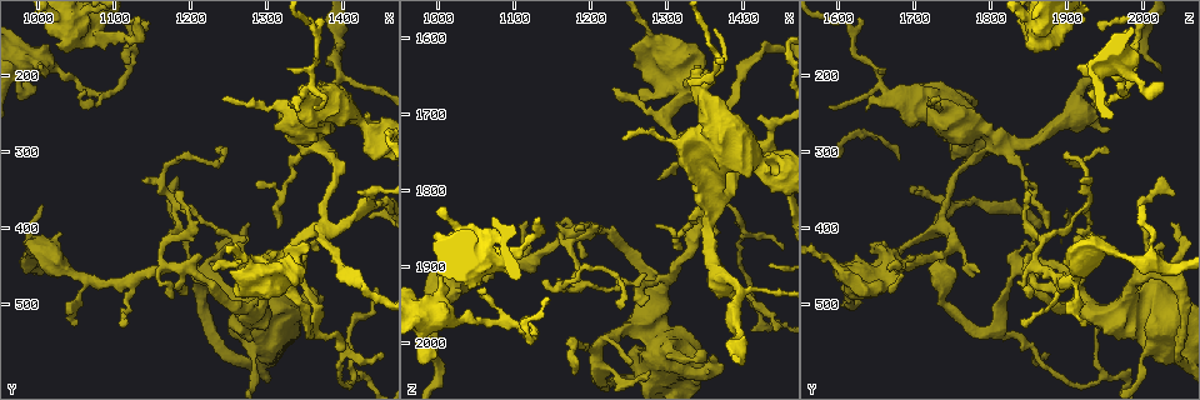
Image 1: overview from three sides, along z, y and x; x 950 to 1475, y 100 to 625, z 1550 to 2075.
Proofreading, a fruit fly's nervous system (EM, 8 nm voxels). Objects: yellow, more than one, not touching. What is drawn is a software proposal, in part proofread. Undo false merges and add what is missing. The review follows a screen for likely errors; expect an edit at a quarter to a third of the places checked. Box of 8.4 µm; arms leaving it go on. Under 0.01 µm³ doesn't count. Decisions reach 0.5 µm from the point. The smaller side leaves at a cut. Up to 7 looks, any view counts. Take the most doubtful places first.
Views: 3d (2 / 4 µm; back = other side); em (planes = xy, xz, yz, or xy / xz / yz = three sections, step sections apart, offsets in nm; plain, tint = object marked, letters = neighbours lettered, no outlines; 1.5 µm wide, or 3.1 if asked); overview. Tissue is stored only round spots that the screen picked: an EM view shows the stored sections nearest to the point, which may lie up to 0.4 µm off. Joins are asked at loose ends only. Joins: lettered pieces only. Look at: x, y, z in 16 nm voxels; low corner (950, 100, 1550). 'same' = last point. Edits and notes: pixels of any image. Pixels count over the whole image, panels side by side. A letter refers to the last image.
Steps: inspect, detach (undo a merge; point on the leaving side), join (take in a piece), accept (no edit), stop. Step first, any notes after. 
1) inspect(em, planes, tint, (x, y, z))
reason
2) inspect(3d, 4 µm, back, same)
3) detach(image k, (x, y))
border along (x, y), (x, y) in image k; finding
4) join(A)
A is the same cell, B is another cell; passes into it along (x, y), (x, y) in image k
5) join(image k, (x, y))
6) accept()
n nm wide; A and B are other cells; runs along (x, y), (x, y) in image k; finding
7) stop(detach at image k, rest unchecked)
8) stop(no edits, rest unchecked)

inspect(em, planes, plain, (1210, 460, 2010))
abrupt turn

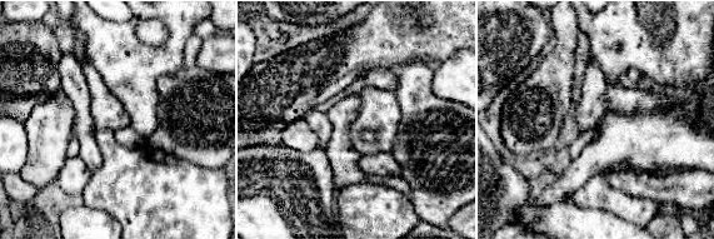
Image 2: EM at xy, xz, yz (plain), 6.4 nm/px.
inspect(em, planes, letters, same)
see the neighbours

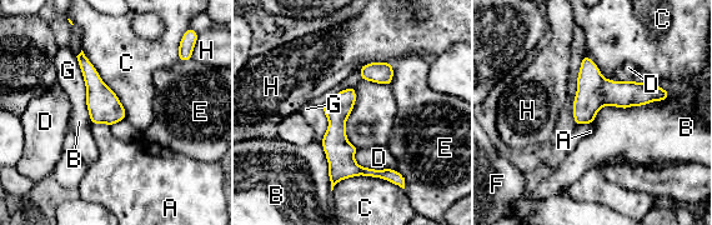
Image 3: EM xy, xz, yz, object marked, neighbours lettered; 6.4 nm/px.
accept()
A, B, C, D, E, F, G and H are other cells; border along (91, 124), (108, 124), (110, 126) in image 3; all the same neuron

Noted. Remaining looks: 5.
inspect(3d, 2 µm, (1415, 590, 1950))

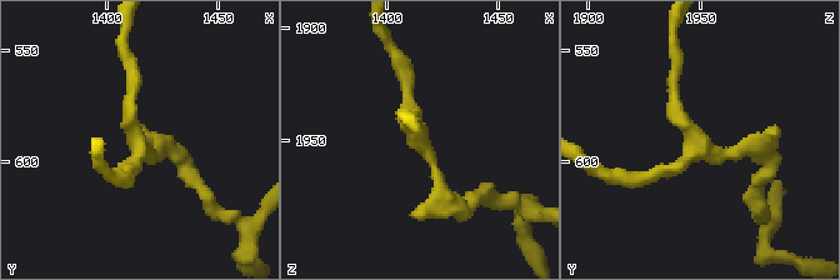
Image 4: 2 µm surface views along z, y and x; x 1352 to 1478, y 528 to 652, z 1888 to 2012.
inspect(em, planes, letters, (1414, 593, 1947))
3 arms; shape alone is not enough

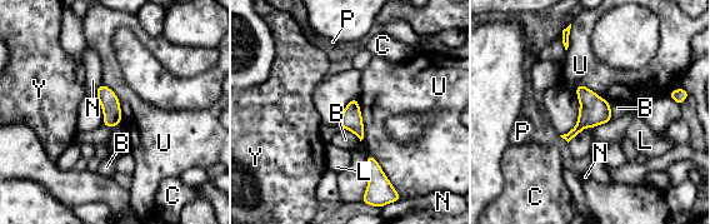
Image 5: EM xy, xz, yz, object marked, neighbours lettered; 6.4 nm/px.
accept()
B, C, L, N, P, U and Y are other cells; border along (103, 83), (119, 101), (120, 124) in image 5; continuous, no second neuron

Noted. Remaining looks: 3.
inspect(em, xy, step 4, tint, (1430, 265, 1775))

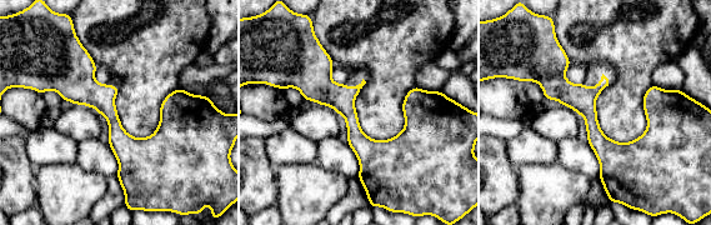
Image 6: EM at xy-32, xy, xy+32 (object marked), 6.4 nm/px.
inspect(em, xy, step 4, letters, same)

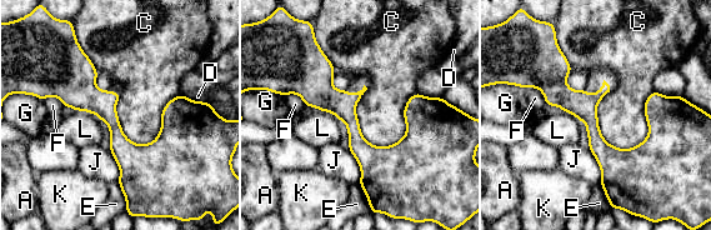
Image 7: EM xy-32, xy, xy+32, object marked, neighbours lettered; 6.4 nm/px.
accept()
120 nm wide; A, C, D, E, F, G, J, K and L are other cells; border along (654, 91), (647, 135), (610, 145) in image 7; one neuron here

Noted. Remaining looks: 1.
stop(no edits, rest unchecked)

